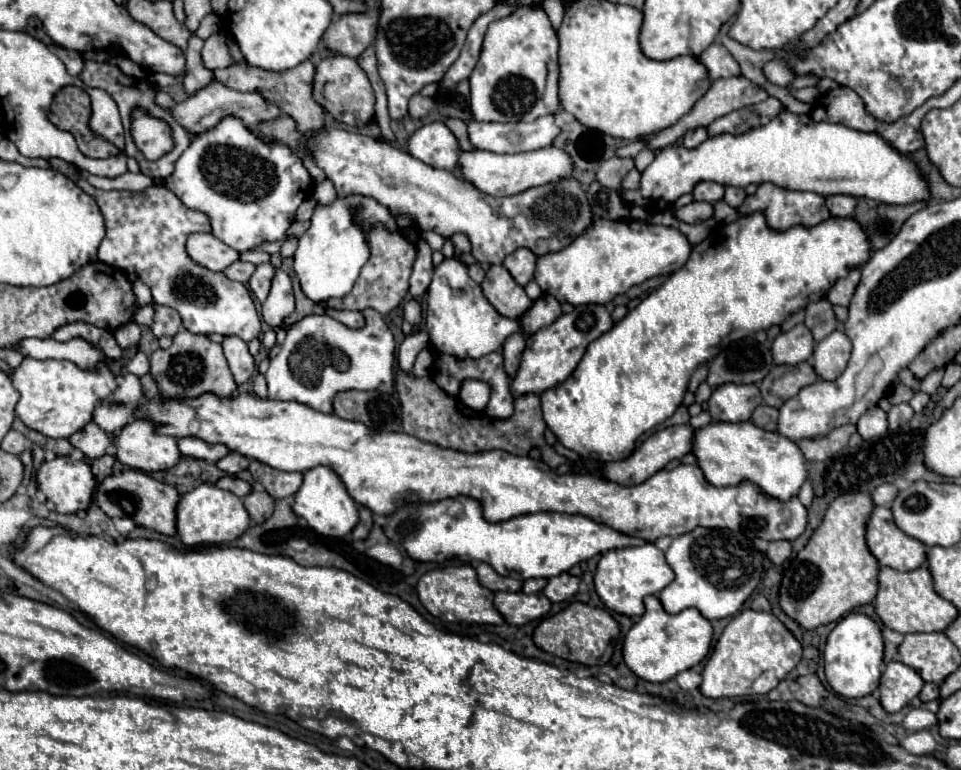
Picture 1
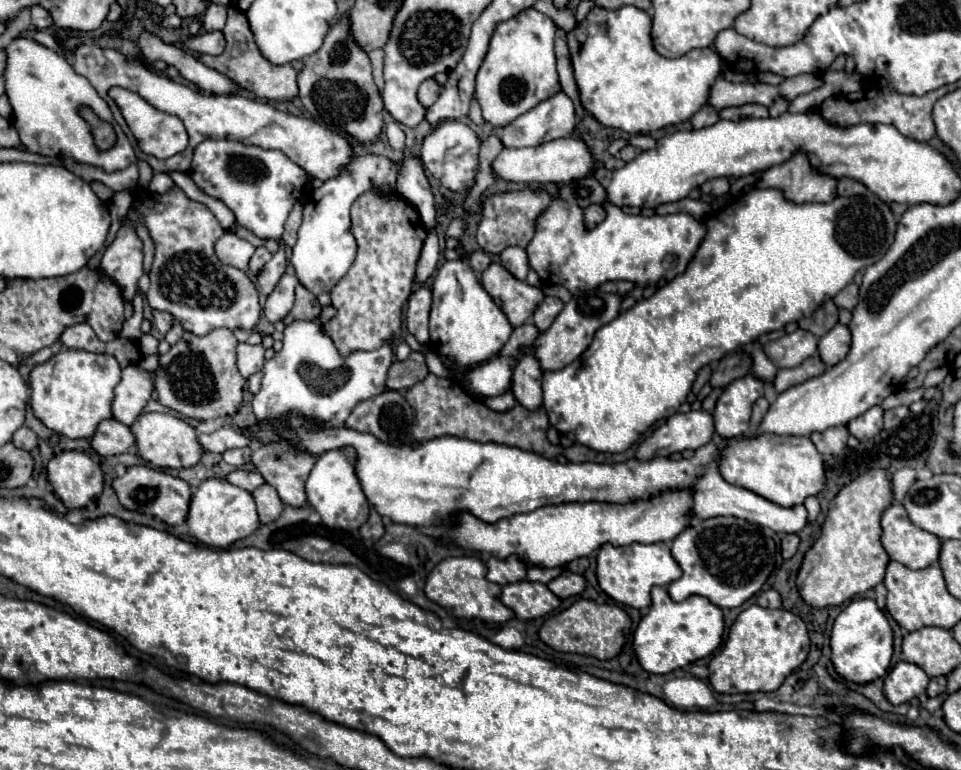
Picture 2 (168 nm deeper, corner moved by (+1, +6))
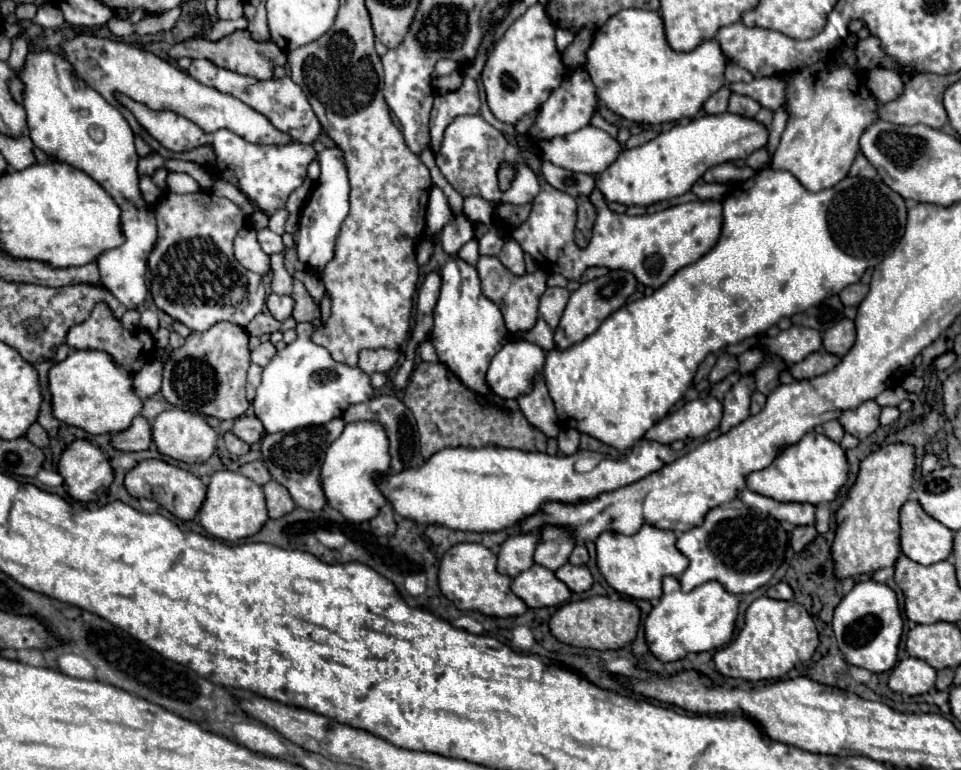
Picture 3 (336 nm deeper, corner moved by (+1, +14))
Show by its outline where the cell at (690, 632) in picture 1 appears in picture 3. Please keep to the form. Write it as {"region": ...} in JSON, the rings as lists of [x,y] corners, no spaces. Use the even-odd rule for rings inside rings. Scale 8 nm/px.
{"region":[[[674,576],[664,578],[664,594],[652,608],[644,622],[646,642],[652,654],[662,662],[680,660],[690,652],[716,650],[730,642],[738,616],[738,596],[726,592],[726,588],[712,580],[690,592],[680,590],[680,582]]]}

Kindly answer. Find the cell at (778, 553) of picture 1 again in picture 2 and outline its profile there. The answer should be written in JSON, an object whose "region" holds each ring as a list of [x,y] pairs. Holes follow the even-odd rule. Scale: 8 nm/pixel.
{"region":[[[784,534],[784,536],[780,538],[780,552],[782,552],[782,556],[784,556],[784,558],[792,558],[792,556],[796,554],[798,542],[800,542],[798,534]]]}

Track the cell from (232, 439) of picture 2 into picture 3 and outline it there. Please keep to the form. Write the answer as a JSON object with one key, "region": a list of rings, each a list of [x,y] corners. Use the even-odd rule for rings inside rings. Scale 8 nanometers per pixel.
{"region":[[[240,416],[240,418],[236,418],[234,426],[232,426],[232,432],[240,440],[244,440],[246,444],[256,444],[266,436],[264,426],[260,424],[260,420],[256,416]]]}

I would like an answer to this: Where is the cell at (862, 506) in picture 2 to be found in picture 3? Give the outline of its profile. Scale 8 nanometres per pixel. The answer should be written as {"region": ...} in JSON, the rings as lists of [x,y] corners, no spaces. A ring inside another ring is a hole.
{"region":[[[902,442],[888,444],[862,460],[856,484],[836,516],[838,530],[832,544],[832,558],[838,578],[860,576],[894,566],[900,556],[900,508],[910,498],[914,468],[914,446]]]}

